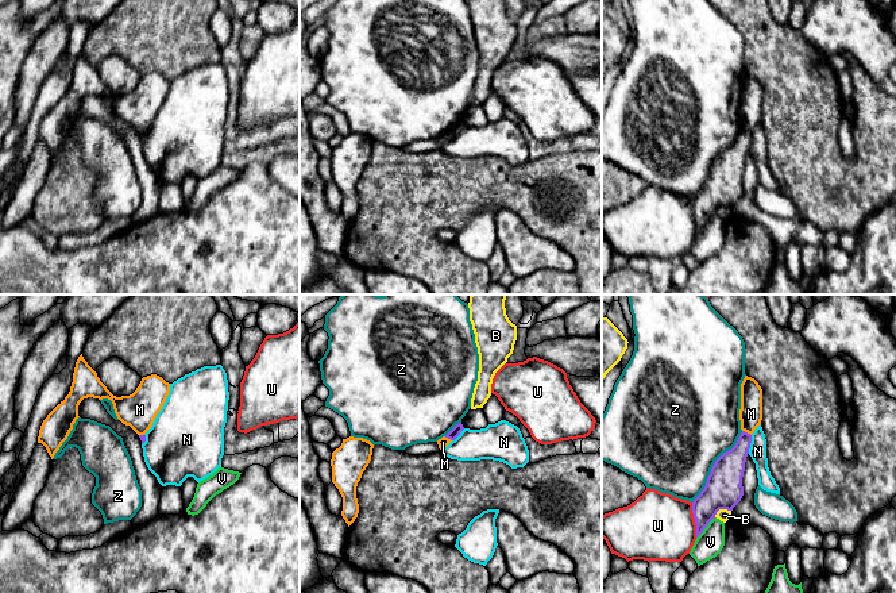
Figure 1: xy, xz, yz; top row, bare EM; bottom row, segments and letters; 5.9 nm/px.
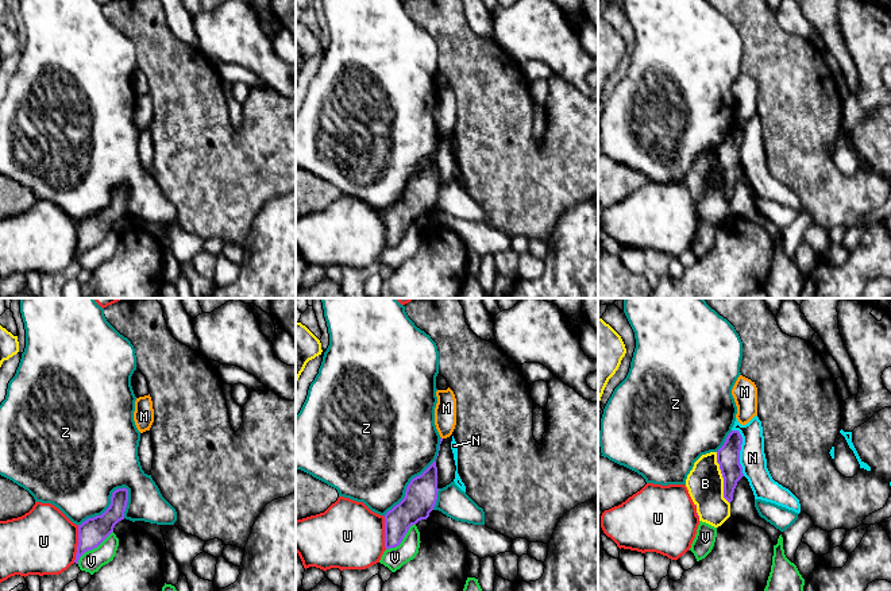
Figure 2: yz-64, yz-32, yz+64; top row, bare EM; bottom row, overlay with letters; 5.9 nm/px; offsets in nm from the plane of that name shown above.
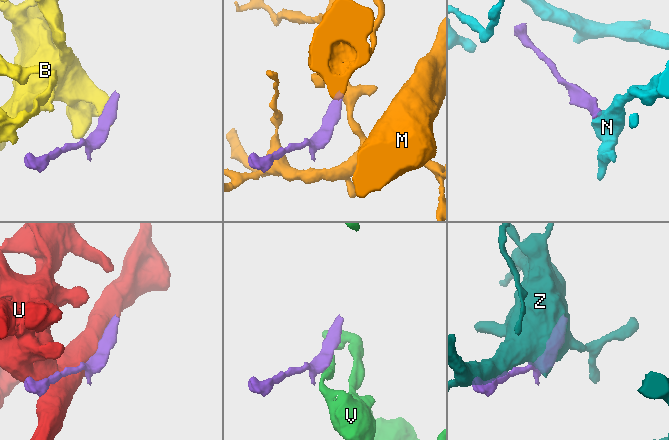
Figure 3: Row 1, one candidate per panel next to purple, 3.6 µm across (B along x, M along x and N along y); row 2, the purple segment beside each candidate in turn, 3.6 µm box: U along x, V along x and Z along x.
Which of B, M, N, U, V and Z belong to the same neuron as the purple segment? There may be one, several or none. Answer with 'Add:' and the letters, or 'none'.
Add: none

